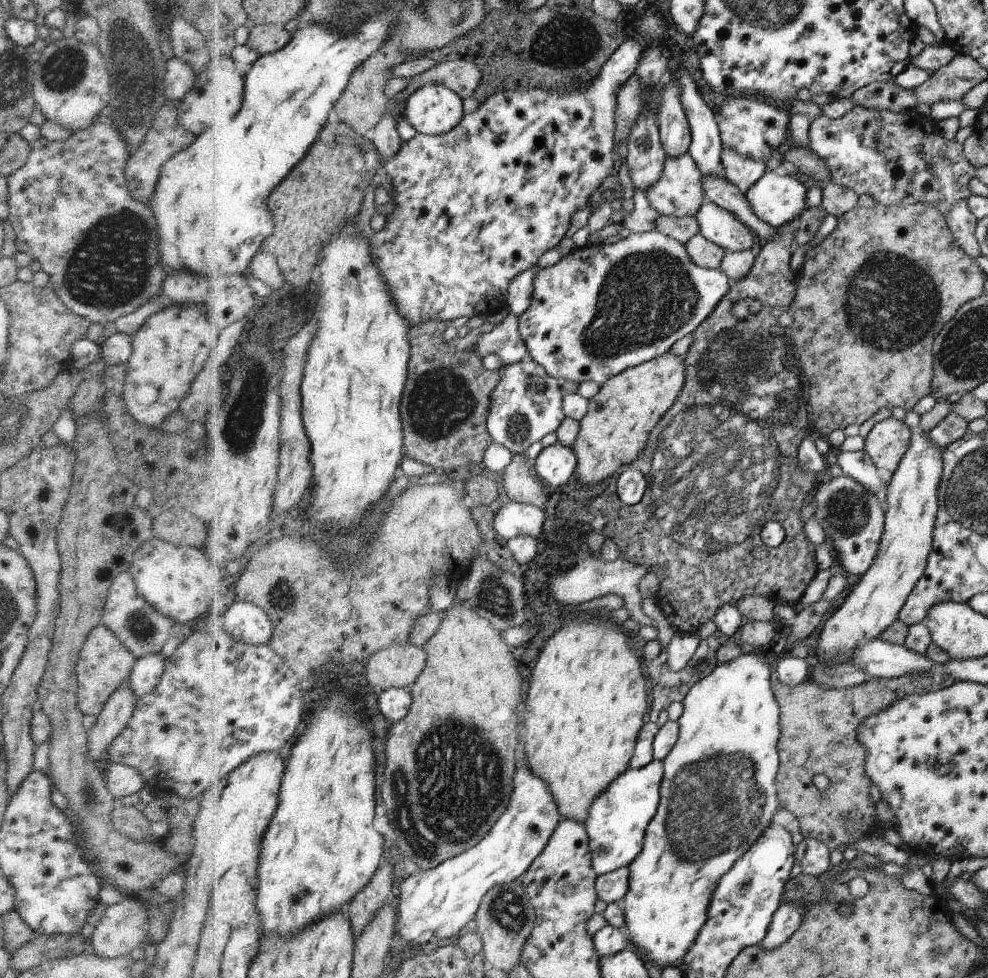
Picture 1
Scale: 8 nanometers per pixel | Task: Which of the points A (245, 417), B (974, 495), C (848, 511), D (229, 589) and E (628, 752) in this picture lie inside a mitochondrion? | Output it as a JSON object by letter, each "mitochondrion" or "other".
{"A":"mitochondrion","B":"mitochondrion","C":"mitochondrion","D":"other","E":"other"}

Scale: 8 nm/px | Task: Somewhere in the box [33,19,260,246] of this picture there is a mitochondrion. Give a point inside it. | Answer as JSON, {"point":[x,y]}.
{"point":[60,73]}

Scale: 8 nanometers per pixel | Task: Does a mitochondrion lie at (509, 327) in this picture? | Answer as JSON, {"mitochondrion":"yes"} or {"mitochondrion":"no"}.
{"mitochondrion":"no"}

